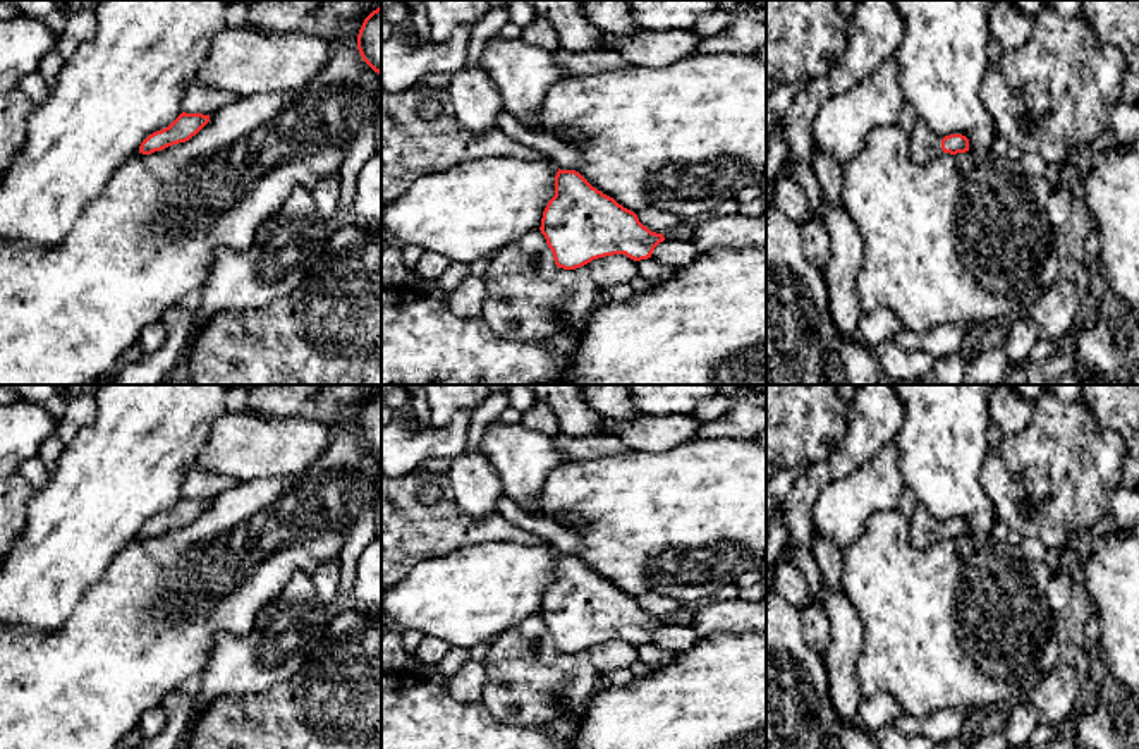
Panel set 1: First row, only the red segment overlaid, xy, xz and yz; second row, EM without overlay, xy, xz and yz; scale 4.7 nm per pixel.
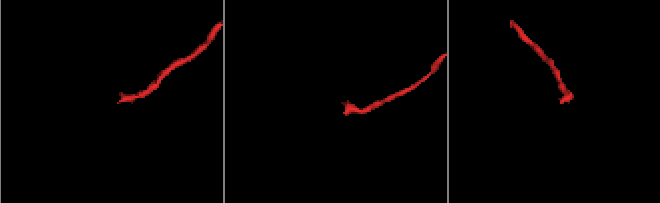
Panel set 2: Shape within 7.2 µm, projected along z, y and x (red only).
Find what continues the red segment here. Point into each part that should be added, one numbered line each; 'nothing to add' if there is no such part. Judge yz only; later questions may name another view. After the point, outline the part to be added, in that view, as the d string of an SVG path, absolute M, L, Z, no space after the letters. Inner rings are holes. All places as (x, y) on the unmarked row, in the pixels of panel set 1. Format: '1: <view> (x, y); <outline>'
1: yz (925, 531); M917 505L909 519L909 538L916 548L929 548L943 539L941 524L924 507Z

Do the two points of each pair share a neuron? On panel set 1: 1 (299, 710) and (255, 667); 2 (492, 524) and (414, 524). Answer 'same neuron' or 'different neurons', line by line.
1: different neurons
2: same neuron

